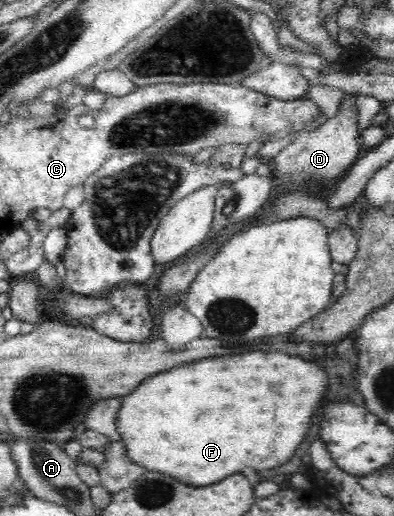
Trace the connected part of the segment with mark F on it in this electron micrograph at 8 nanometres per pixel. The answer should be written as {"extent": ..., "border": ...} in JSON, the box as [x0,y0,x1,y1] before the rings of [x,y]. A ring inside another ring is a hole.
{"extent":[117,352,327,486],"border":[[[283,352],[215,356],[143,380],[133,392],[123,397],[117,412],[117,429],[123,438],[125,453],[135,464],[169,474],[189,486],[207,486],[229,474],[241,472],[245,466],[271,470],[291,460],[311,430],[311,422],[327,396],[327,388],[327,372],[317,362],[301,356]]]}

